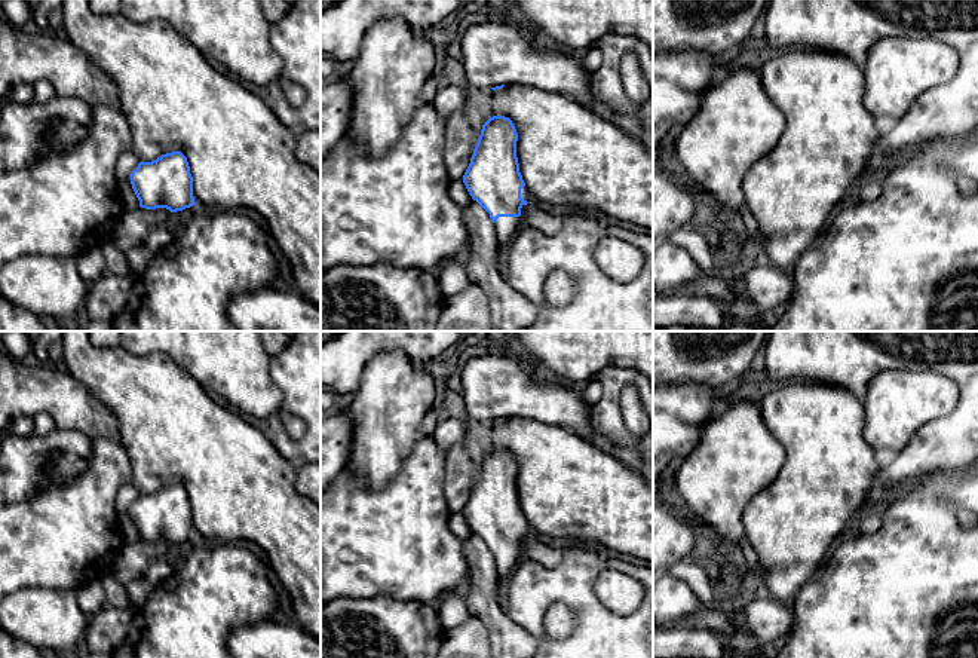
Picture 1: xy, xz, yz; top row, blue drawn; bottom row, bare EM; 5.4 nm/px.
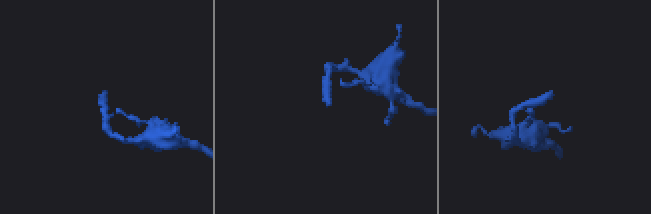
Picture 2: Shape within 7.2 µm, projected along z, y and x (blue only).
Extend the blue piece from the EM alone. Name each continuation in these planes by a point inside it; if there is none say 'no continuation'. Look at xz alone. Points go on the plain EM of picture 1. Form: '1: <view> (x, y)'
1: xz (506, 560)

